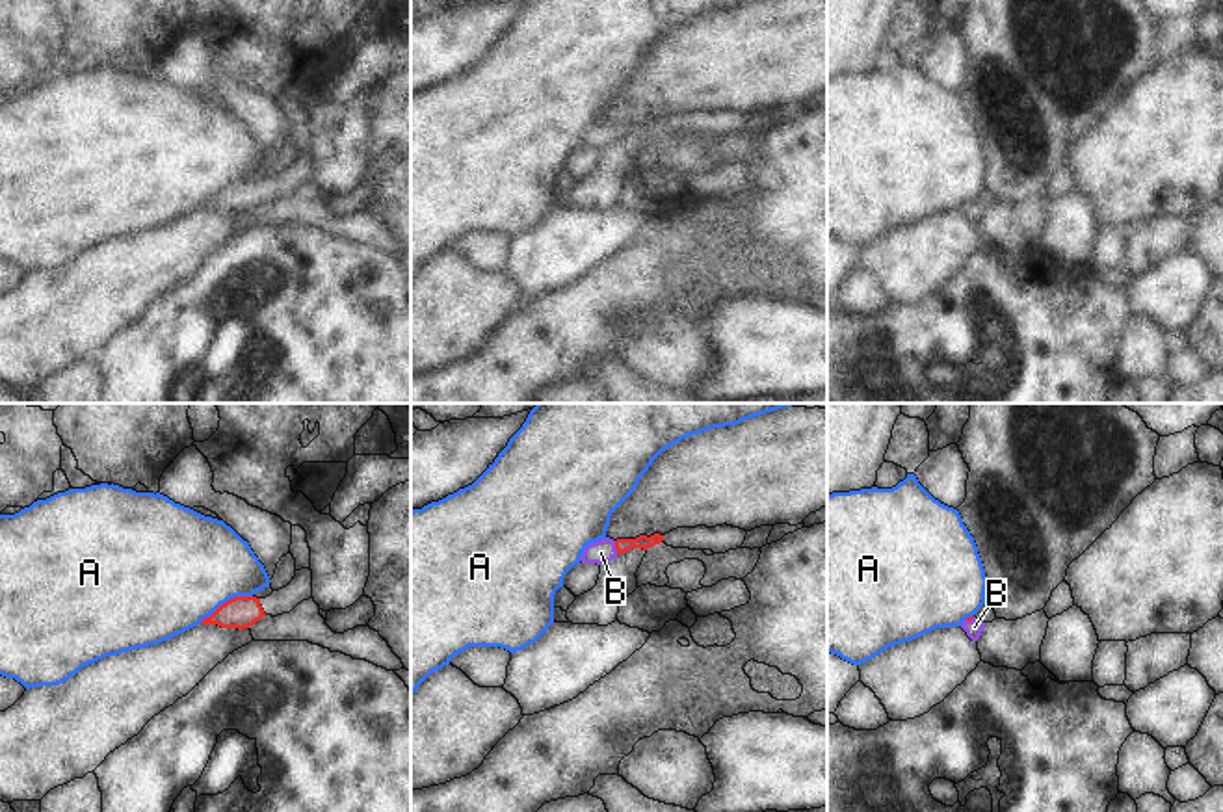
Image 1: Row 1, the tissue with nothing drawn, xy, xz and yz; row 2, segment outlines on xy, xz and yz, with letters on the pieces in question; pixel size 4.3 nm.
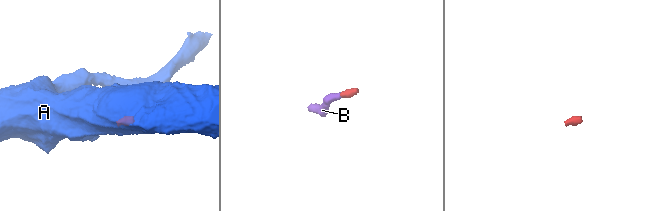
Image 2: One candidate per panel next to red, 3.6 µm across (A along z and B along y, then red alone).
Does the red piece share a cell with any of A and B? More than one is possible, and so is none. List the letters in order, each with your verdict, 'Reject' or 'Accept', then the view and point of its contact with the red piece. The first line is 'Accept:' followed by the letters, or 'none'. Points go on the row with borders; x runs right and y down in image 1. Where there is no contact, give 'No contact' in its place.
Accept: B
A: Reject. Touches red at xy (227, 601)
B: Accept. Touches red at xz (616, 547)

